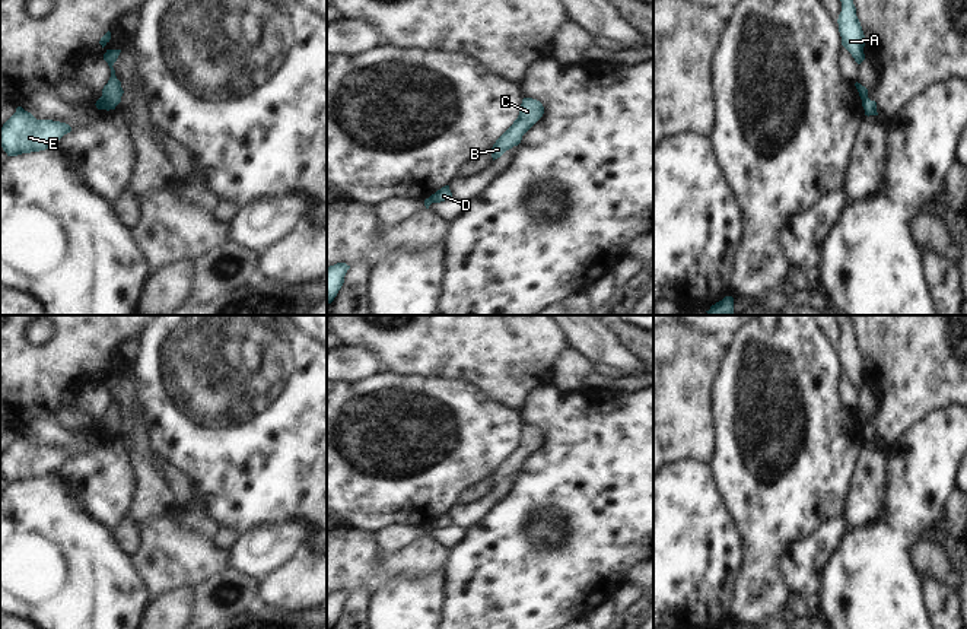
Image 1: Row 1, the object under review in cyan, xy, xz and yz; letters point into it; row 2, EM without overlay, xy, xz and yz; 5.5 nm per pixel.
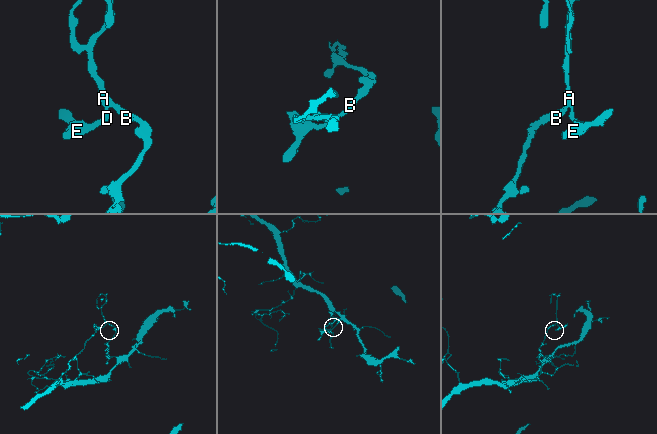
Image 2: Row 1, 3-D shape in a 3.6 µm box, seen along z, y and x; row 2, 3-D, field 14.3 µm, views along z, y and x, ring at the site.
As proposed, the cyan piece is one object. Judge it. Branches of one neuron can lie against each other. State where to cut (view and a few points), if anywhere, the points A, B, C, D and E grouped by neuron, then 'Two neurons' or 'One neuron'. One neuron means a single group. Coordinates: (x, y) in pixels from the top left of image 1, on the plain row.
Split along xy (102, 422), (111, 435). Groups: A B C D / E. Two neurons.

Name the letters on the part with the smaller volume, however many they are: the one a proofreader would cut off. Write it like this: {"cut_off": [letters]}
{"cut_off": ["E"]}

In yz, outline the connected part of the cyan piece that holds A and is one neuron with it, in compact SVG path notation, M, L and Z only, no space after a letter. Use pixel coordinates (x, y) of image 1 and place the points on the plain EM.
M837 315L837 320L842 328L842 339L837 346L842 372L852 381L855 388L861 391L865 387L863 374L866 368L856 343L856 334L846 315Z

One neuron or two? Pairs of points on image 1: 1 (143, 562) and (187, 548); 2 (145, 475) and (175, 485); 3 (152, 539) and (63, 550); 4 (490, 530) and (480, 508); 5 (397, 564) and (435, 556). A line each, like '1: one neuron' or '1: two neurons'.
1: one neuron
2: two neurons
3: two neurons
4: two neurons
5: one neuron

